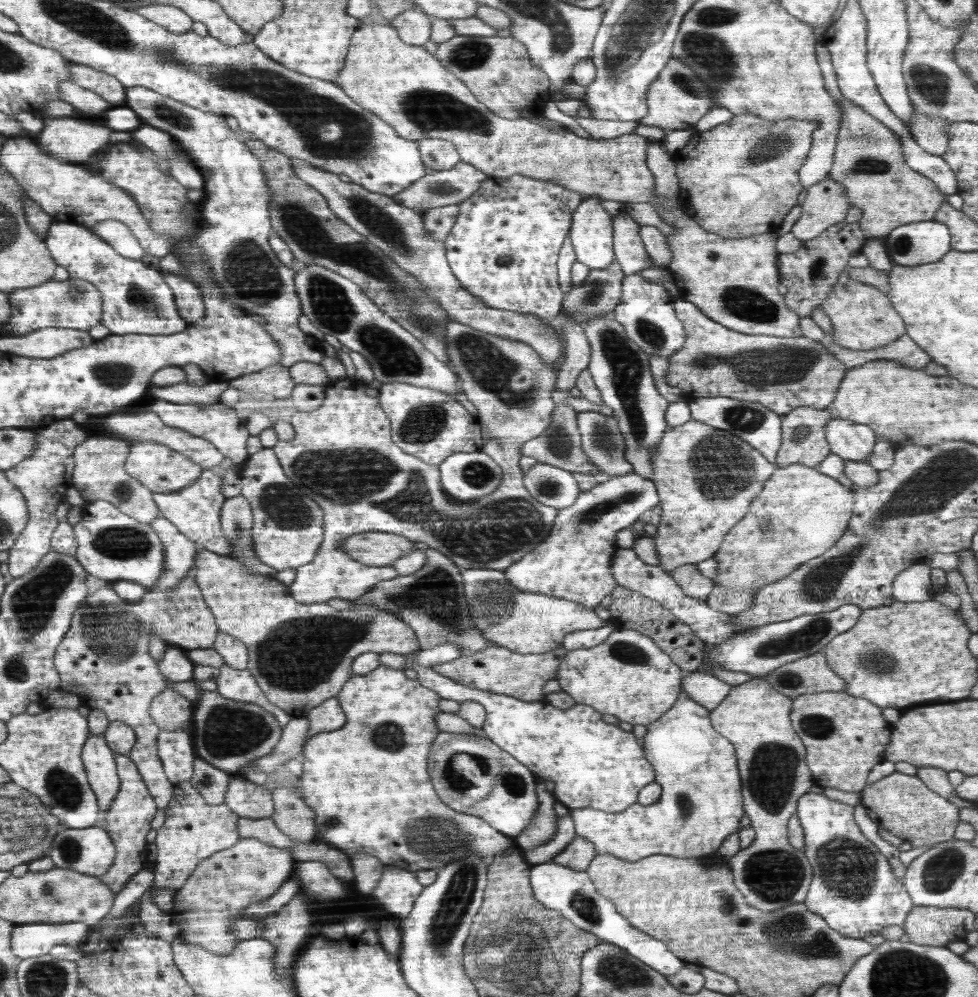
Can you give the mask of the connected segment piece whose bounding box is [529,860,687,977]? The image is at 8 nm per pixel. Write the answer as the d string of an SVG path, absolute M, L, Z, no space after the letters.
M548 861L530 867L529 879L534 899L546 908L557 910L578 928L595 934L602 941L627 950L632 956L661 972L666 977L680 972L686 965L678 956L666 950L667 944L656 940L630 923L615 909L610 899L598 894L586 871L577 871L556 862Z

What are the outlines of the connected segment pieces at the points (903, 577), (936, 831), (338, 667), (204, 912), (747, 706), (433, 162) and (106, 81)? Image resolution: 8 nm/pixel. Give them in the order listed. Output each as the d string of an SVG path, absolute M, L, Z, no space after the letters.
M928 563L910 565L893 580L893 598L913 603L930 600L934 586L931 584L932 569Z
M894 772L862 790L862 806L878 828L911 842L914 847L937 845L954 837L960 823L959 808L929 790L916 776Z
M206 549L199 551L195 564L195 580L209 609L215 615L220 632L234 635L234 638L245 643L249 649L247 669L256 677L266 698L281 712L288 712L288 716L305 717L324 701L336 697L344 683L353 675L351 664L356 656L365 652L408 655L421 648L414 630L394 612L380 610L373 604L359 604L344 610L342 619L324 616L324 606L321 603L298 602L285 582L278 582L277 578L265 579L251 573L246 565L236 562L228 555L214 554Z
M245 838L226 850L199 862L185 884L176 892L173 908L168 912L179 926L176 939L203 946L217 955L232 953L241 941L230 932L232 920L245 918L245 910L258 902L268 902L282 883L294 872L290 849L281 849Z
M752 677L748 682L733 686L728 696L714 710L709 711L709 721L713 729L727 738L735 748L742 782L744 814L750 819L750 827L756 833L754 842L745 849L741 848L728 861L733 883L746 904L771 913L790 905L804 903L813 877L813 868L803 850L796 850L788 840L789 819L796 812L798 800L809 793L813 786L812 774L806 764L805 746L790 720L791 704L792 699L775 691L766 679Z
M429 138L417 143L422 162L429 172L452 168L461 161L453 142Z
M70 61L69 66L70 76L72 76L70 81L72 83L95 92L112 106L124 104L125 86L116 78L105 74L102 70L96 70L77 62Z

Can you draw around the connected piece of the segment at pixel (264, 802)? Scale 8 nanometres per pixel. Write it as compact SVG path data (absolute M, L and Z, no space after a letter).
M233 777L225 803L239 818L262 819L273 814L270 785L257 786L244 777Z

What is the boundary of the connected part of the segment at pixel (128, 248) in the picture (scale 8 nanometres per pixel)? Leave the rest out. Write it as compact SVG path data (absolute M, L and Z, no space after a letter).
M109 220L100 221L92 225L87 221L80 222L80 225L86 225L89 230L94 230L102 239L115 247L120 255L134 260L141 260L145 253L145 247L138 242L136 235L126 226L126 223Z

